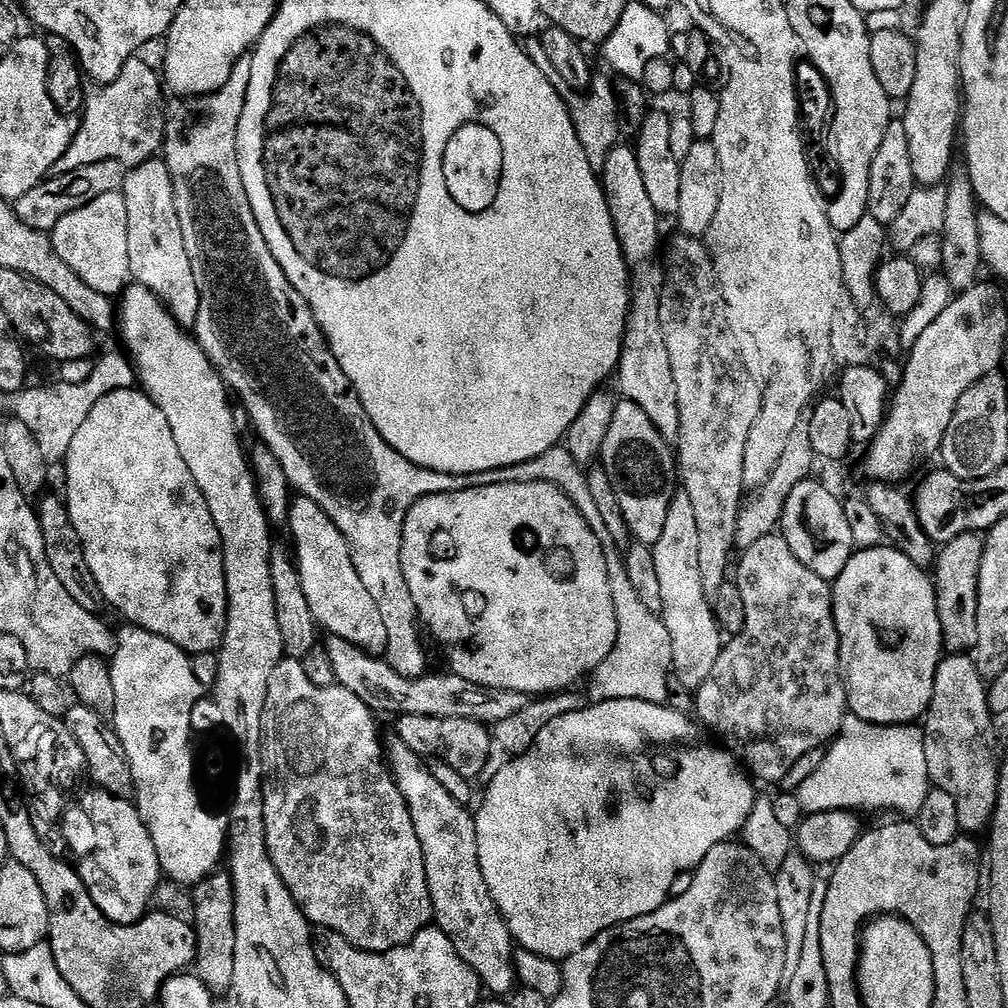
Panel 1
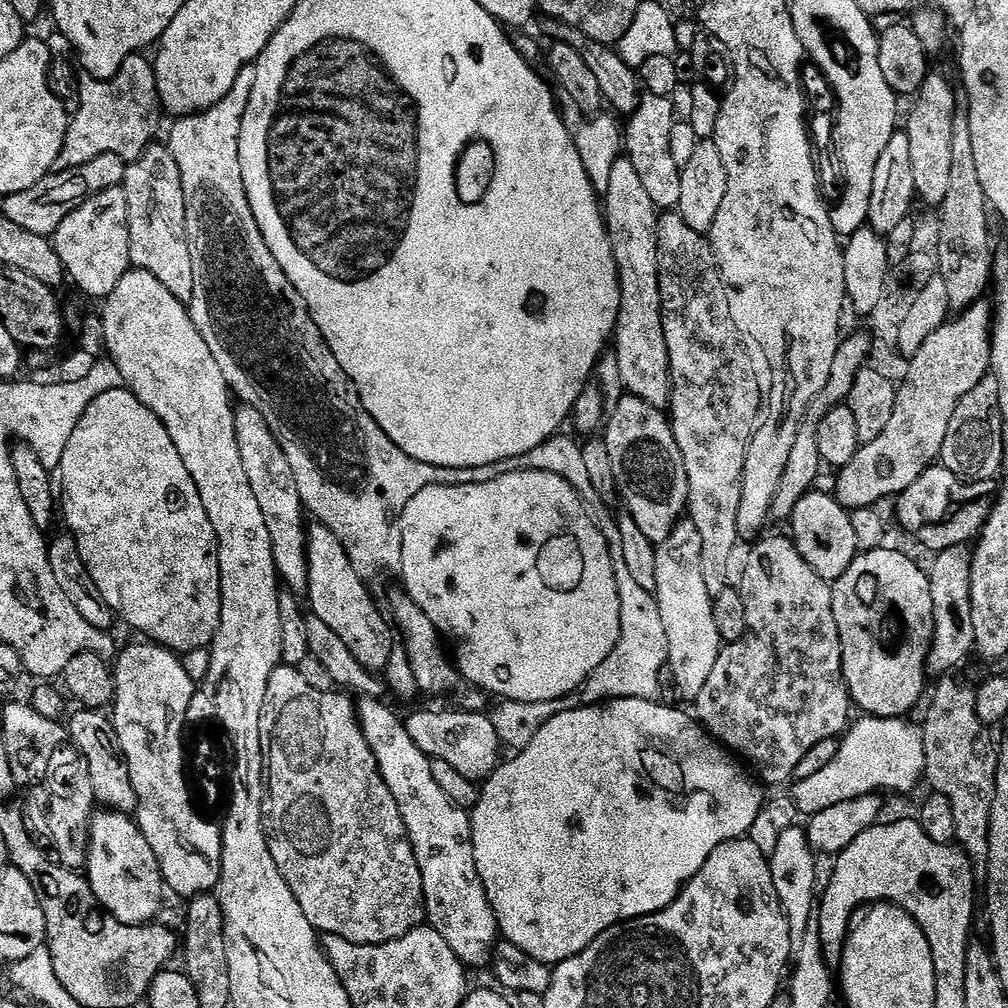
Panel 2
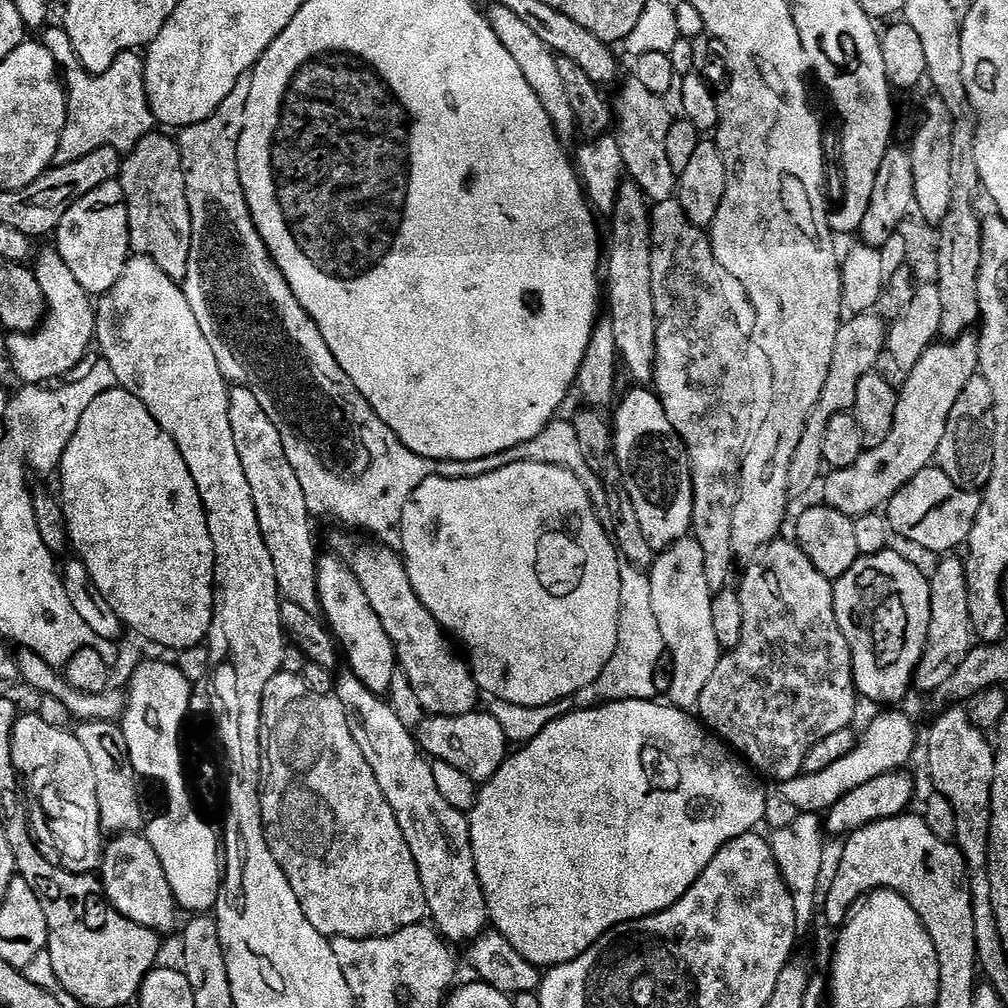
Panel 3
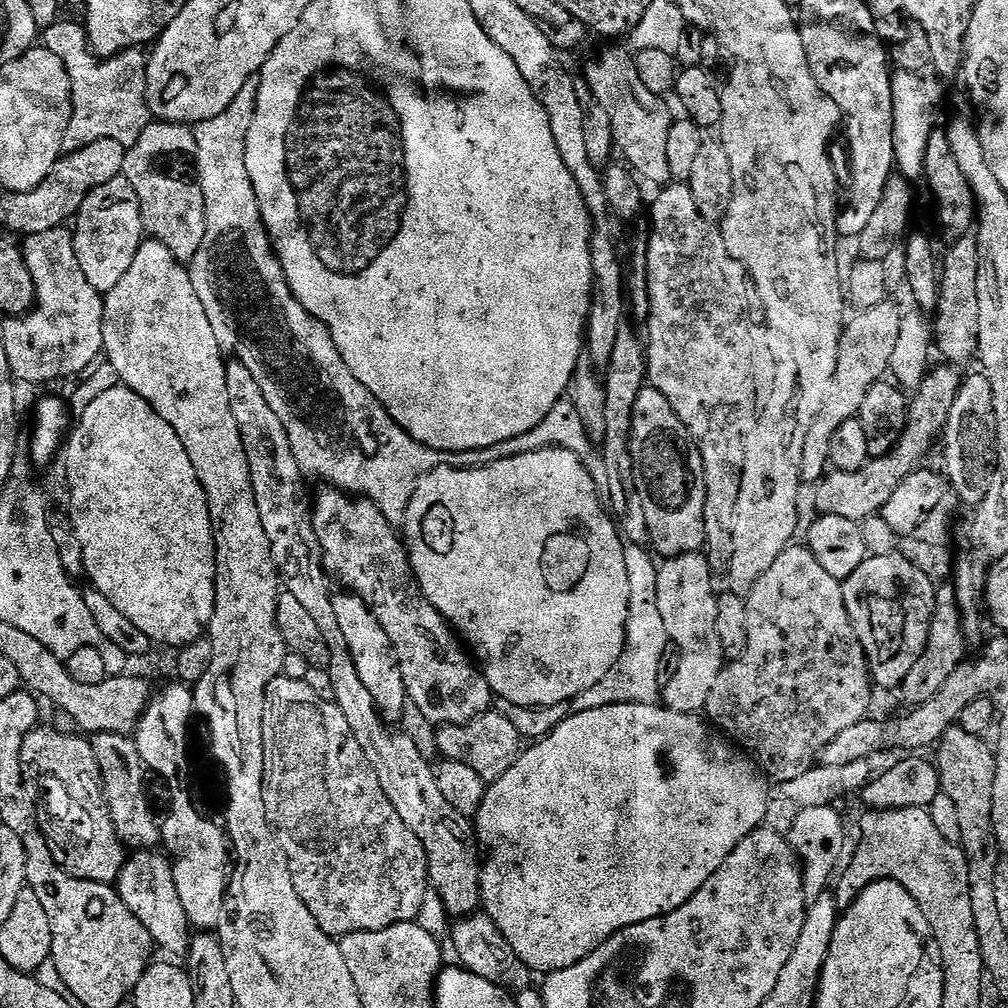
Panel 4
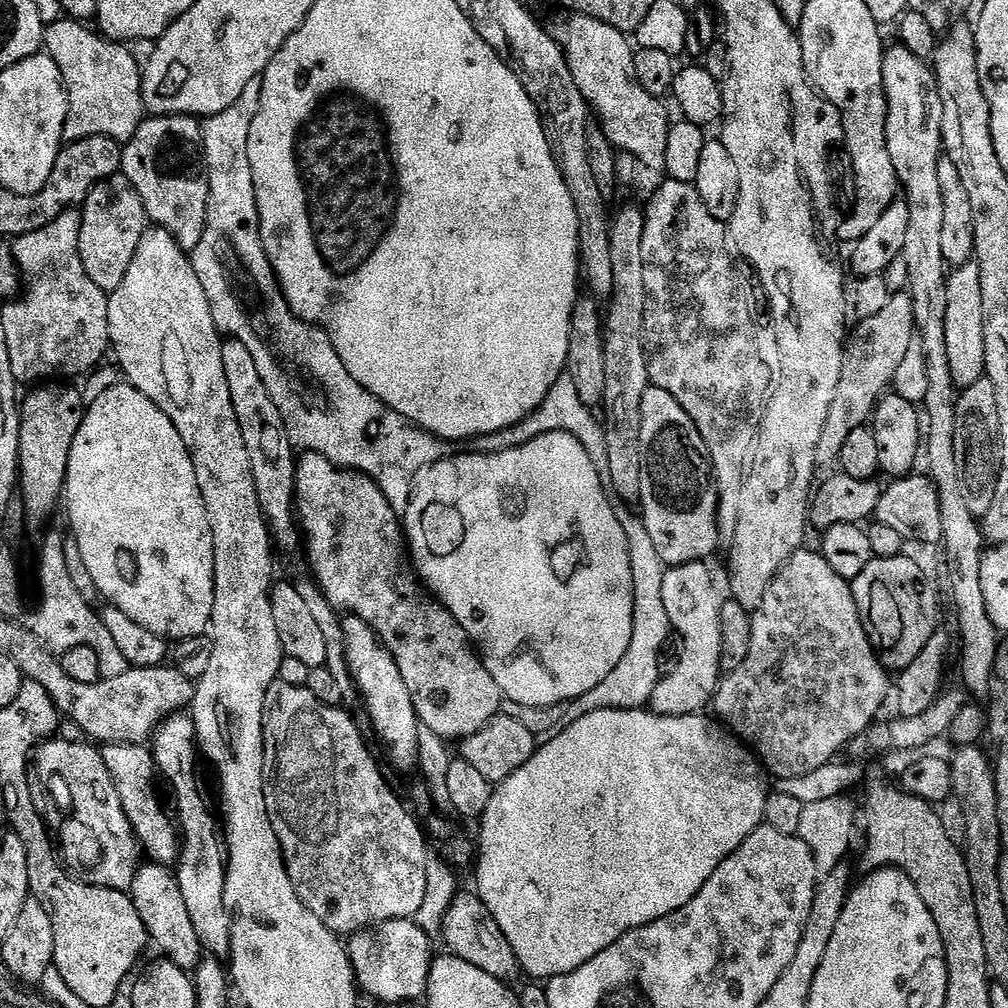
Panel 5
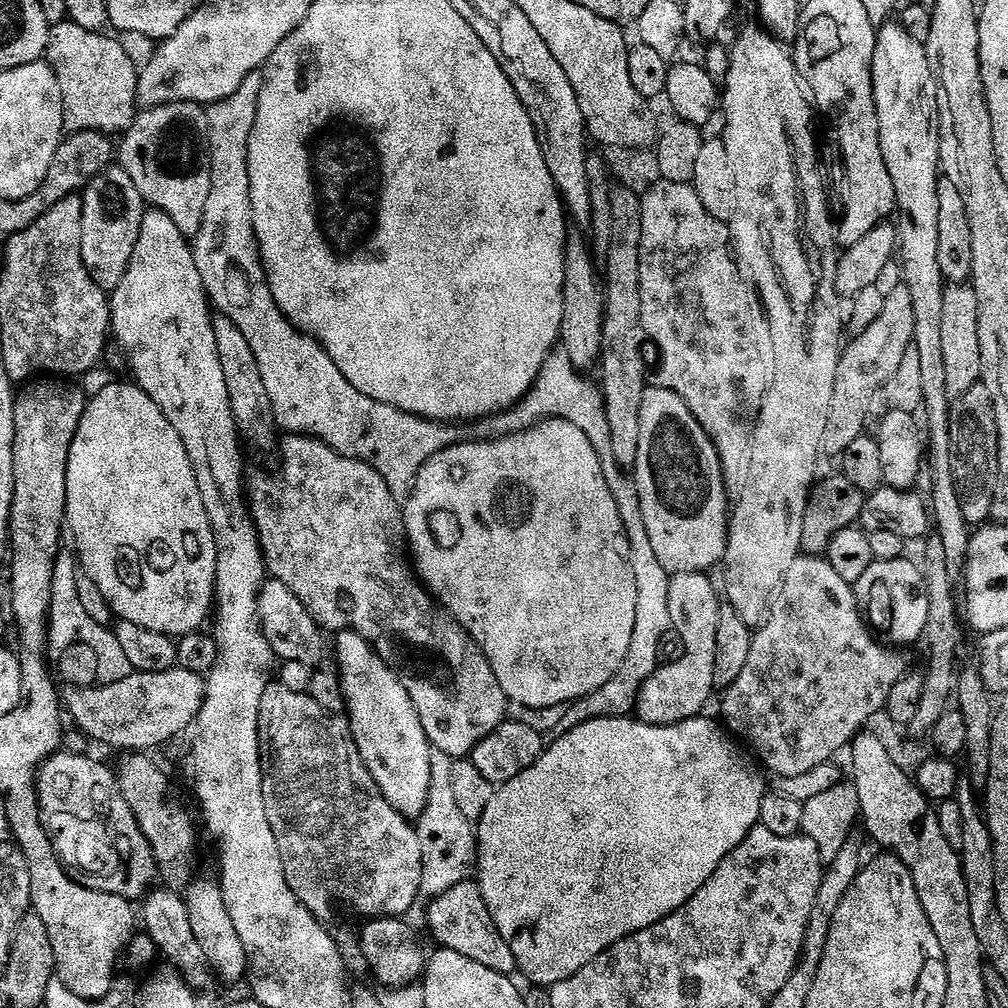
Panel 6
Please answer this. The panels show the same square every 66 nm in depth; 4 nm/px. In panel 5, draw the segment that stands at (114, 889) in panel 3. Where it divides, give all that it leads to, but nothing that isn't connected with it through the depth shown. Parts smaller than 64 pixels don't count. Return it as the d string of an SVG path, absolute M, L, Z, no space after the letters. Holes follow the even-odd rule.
M145 863L136 872L130 895L134 902L134 910L138 910L138 918L142 918L149 941L154 948L156 944L159 955L174 962L174 966L178 966L183 972L195 973L205 951L198 942L198 934L194 931L190 913L186 911L186 901L182 898L182 890L175 875L163 864Z

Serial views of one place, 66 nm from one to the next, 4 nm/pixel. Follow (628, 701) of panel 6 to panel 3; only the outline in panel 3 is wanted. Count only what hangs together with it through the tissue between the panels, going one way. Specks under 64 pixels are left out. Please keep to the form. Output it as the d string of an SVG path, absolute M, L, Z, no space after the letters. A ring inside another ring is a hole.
M621 567L622 602L618 622L618 646L606 662L606 670L590 686L586 686L574 698L577 709L591 708L598 704L613 704L619 700L656 700L658 693L654 686L654 670L658 670L658 658L666 650L662 638L662 626L654 615L654 597L650 594L649 573Z

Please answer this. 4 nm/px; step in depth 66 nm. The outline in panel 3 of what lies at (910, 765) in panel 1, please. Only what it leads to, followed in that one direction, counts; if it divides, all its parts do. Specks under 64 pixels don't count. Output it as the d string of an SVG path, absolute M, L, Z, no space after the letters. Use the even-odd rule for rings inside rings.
M888 710L874 717L867 725L868 729L857 739L853 749L838 762L831 763L826 770L819 770L817 773L804 772L792 780L783 781L778 788L779 796L792 802L800 814L824 814L846 794L850 794L850 790L887 772L901 771L906 765L904 763L916 752L916 728L910 717L896 711L900 710Z

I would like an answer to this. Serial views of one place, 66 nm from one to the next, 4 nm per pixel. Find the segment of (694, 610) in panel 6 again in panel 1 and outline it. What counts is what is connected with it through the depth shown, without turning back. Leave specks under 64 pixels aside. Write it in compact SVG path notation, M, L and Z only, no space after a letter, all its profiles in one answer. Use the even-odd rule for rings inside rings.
M680 490L675 493L668 507L666 514L666 522L662 526L662 538L658 538L658 542L652 548L652 557L654 558L654 567L658 569L658 582L662 589L662 619L666 630L670 630L670 642L672 643L672 671L675 679L680 679L680 684L689 690L695 690L702 686L702 682L706 682L706 678L710 678L710 670L714 670L714 662L718 662L718 654L722 647L722 633L720 625L716 622L716 615L712 612L710 598L702 590L702 574L698 571L698 518L694 518L694 505L690 502L690 498Z

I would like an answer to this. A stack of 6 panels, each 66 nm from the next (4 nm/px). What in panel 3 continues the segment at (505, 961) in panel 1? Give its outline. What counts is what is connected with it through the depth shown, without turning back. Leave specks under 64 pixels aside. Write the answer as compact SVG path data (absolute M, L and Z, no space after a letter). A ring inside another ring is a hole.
M344 670L341 676L339 673L335 677L334 695L338 702L342 702L342 710L346 710L346 718L350 722L350 734L354 734L358 750L362 750L366 762L370 762L370 770L374 770L374 778L378 778L378 786L382 786L382 794L386 794L386 802L390 802L390 810L394 810L394 818L398 818L398 826L402 826L402 834L410 846L410 854L414 854L420 881L426 894L431 923L436 931L453 945L463 945L475 940L489 927L490 921L486 898L474 862L474 850L468 829L469 817L454 810L454 806L450 806L450 802L442 798L442 793L438 791L438 786L434 782L432 764L422 751L413 729L411 732L408 729L411 727L406 721L398 714L394 714L391 703L381 693L370 691L351 670Z

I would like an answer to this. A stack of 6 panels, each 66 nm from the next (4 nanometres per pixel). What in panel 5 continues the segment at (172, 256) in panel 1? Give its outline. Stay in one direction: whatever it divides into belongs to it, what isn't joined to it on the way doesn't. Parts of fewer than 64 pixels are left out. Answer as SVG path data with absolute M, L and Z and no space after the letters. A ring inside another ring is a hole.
M149 115L145 118L136 133L123 145L120 166L123 176L132 183L142 202L145 217L155 227L165 228L180 248L191 250L198 246L204 233L208 188L200 188L200 184L180 184L180 180L156 180L156 176L152 176L152 152L156 152L156 144L164 140L164 132L168 132L164 116Z

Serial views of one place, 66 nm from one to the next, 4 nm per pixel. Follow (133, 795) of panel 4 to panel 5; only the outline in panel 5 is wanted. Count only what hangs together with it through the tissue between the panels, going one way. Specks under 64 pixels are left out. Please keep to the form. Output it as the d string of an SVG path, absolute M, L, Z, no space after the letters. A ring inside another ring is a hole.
M110 744L103 749L102 755L106 770L110 772L110 778L114 782L114 790L118 792L122 810L136 835L136 840L140 844L143 855L154 864L175 865L180 855L180 837L173 817L171 815L168 817L164 813L164 808L160 805L159 798L156 797L155 780L158 780L158 769L151 751L142 744Z

